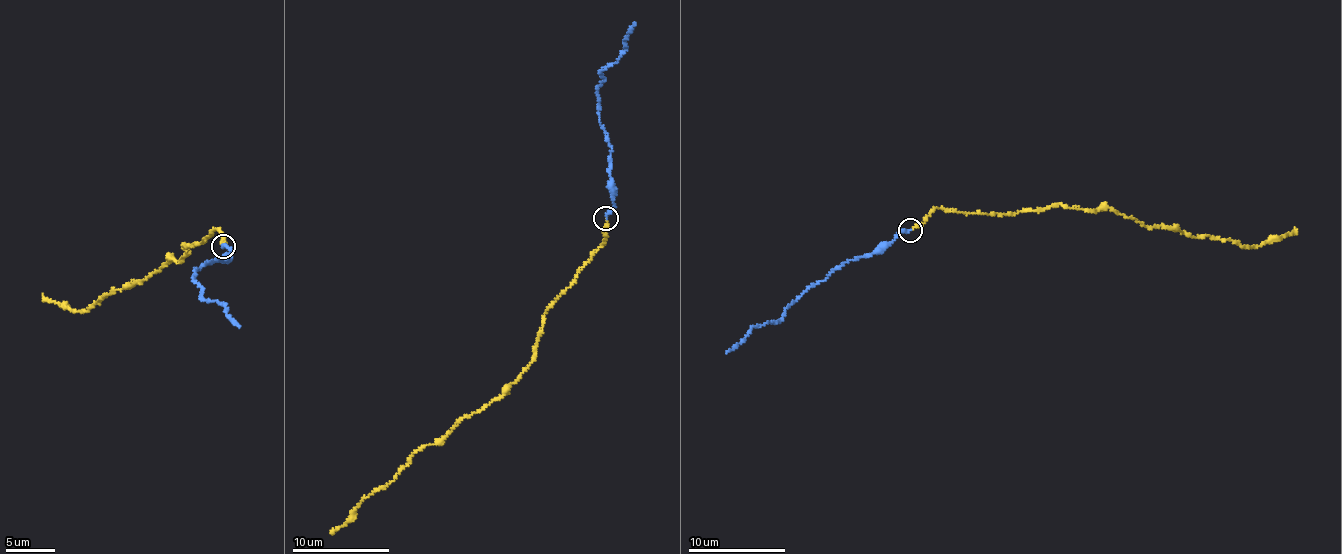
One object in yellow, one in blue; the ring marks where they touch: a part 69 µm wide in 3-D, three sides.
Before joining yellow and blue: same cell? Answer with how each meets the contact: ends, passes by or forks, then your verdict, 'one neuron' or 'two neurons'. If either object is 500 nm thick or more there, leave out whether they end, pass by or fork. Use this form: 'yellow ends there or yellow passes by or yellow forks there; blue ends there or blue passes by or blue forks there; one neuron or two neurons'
yellow ends there; blue ends there; one neuron

